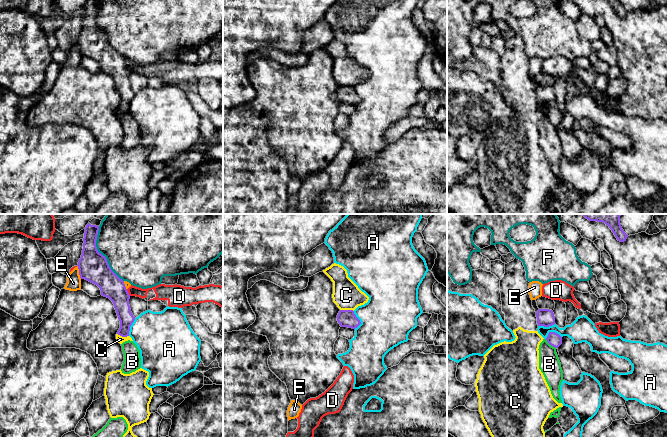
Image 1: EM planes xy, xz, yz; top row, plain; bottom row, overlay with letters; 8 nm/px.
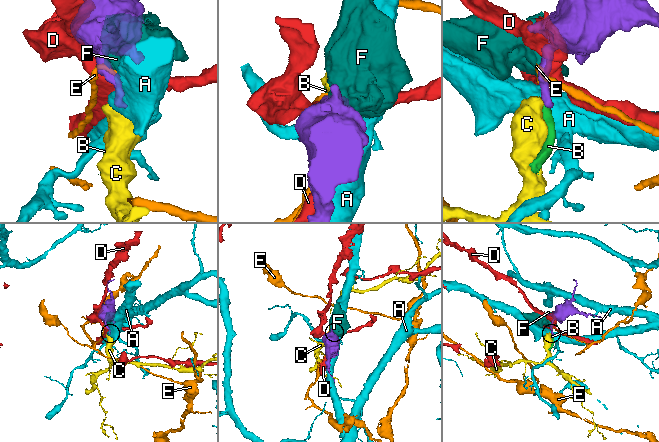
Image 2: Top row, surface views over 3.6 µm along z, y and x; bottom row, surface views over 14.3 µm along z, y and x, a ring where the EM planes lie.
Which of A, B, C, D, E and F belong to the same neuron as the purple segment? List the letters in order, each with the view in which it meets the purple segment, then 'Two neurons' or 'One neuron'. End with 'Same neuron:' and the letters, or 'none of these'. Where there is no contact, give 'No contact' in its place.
A: Touches purple in yz. Two neurons
B: Touches purple in yz. One neuron
C: Touches purple in xz. Two neurons
D: Touches purple in xy. Two neurons
E: Touches purple in xy. Two neurons
F: Touches purple in xy. Two neurons
Same neuron: B

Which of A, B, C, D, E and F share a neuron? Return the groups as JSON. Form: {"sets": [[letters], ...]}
{"sets": [["A"], ["B"], ["C"], ["D"], ["E"], ["F"]]}

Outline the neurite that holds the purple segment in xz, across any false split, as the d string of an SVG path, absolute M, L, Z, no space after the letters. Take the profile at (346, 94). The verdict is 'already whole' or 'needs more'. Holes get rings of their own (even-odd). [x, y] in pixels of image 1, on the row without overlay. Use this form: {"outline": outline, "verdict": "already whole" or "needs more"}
{"outline": "M340 86L337 91L337 97L341 103L348 103L352 105L357 104L361 100L353 86Z", "verdict": "already whole"}

